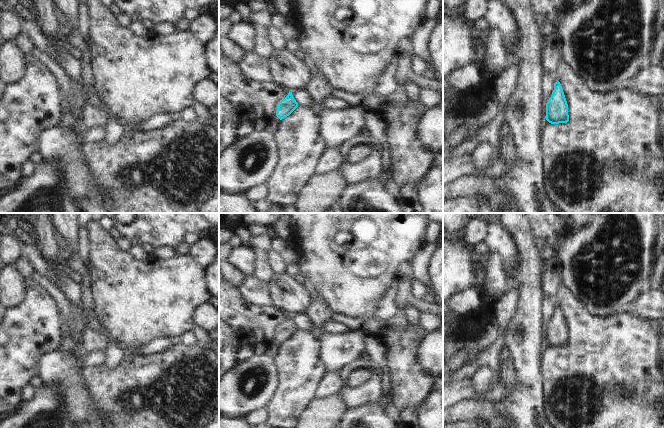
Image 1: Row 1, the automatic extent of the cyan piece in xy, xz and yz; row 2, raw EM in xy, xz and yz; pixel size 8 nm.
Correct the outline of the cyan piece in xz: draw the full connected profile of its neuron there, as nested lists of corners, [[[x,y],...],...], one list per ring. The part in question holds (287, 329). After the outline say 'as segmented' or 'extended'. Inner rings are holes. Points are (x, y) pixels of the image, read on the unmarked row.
[[[289,315],[288,319],[278,327],[276,340],[282,344],[289,340],[297,331],[298,327],[294,323],[292,316]]] | as segmented

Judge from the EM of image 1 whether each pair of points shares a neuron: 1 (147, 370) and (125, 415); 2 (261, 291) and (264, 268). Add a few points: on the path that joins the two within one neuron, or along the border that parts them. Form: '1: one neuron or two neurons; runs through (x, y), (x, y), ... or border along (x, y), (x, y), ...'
1: one neuron; runs through (147, 381), (136, 404)
2: two neurons; border along (254, 275), (268, 283)

